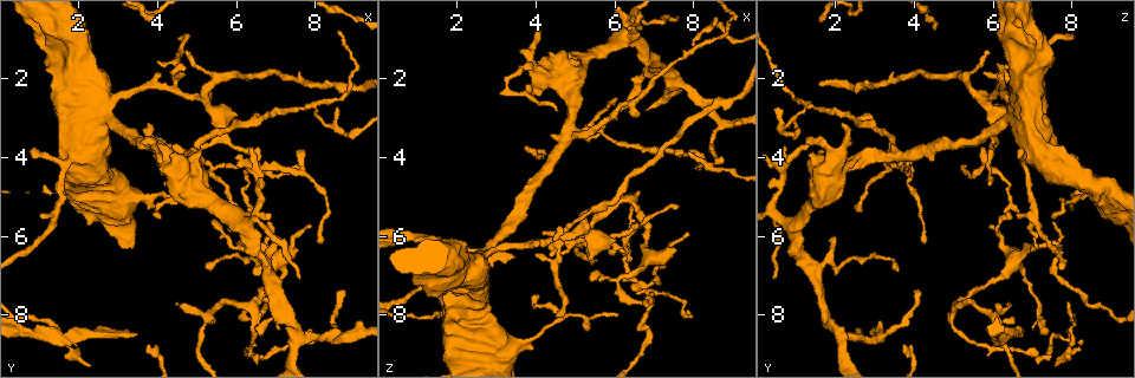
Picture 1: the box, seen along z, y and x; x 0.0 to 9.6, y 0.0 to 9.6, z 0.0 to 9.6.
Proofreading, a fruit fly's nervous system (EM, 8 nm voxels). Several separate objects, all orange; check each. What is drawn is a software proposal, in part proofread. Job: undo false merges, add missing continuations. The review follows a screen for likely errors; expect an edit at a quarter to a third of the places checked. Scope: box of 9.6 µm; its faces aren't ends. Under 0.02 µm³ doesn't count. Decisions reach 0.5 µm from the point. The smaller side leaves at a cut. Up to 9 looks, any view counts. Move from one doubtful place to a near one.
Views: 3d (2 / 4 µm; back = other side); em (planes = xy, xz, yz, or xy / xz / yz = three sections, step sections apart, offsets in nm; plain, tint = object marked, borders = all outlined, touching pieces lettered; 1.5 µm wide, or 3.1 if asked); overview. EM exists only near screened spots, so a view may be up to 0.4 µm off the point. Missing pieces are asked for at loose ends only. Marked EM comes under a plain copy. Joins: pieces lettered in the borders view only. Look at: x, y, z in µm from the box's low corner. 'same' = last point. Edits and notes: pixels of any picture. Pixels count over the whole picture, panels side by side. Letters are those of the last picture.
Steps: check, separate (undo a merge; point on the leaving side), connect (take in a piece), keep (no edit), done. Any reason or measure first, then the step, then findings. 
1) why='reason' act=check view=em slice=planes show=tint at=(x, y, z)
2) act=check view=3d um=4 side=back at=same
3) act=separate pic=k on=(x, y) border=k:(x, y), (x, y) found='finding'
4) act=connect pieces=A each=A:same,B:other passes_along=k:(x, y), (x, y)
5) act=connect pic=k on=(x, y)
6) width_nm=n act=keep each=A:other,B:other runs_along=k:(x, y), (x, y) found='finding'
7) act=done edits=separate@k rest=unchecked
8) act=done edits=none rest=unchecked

why='sudden change in width' act=check view=3d um=4 at=(1.80, 4.00, 6.95)

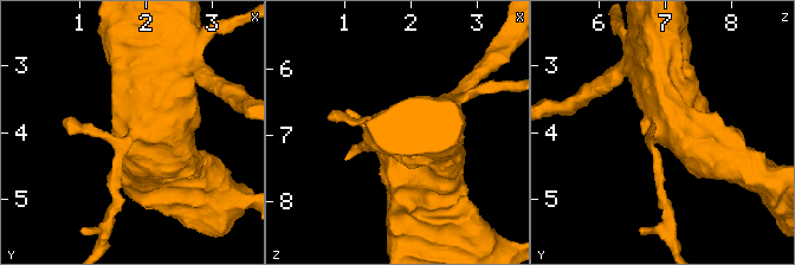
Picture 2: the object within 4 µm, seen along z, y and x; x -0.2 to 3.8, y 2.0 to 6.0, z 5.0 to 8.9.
act=check view=em slice=planes show=borders at=(1.85, 3.95, 6.90)

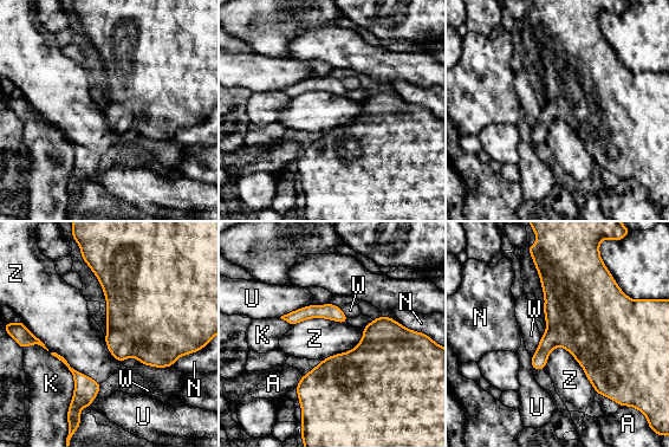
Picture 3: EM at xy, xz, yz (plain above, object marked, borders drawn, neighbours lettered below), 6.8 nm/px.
width_nm=400 act=keep each=A:other,K:other,N:other,U:other,W:other,Z:other runs_along=3:(286, 317), (335, 312), (344, 319) found='one neuron here'

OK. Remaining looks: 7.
why='free end' act=check view=em slice=planes show=borders at=(5.35, 5.60, 7.10)

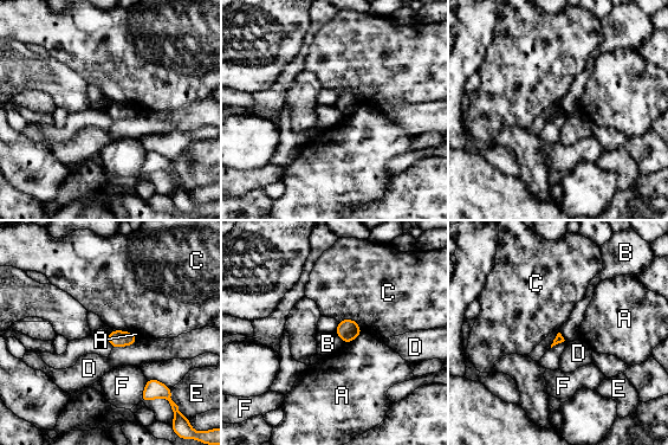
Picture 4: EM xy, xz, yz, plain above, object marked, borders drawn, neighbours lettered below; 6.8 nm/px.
act=keep each=A:other,B:other,C:other,D:other,E:other,F:other border=4:(335, 331), (344, 343) found='none of them fits'

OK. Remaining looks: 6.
act=check view=em slice=yz step=8 show=borders at=(3.40, 8.45, 6.50)

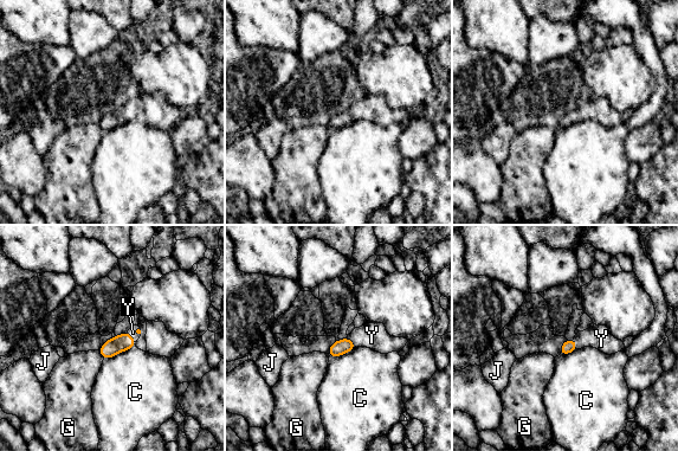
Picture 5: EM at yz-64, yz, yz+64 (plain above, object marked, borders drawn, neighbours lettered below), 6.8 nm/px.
act=check view=em slice=planes show=borders at=same

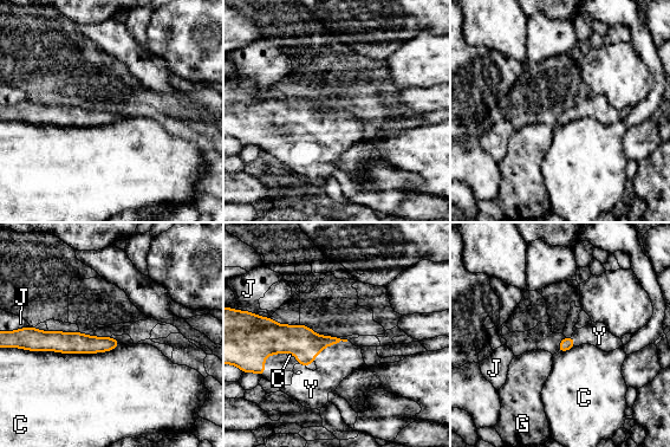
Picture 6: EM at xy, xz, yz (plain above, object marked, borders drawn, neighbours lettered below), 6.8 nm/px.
act=connect pieces=Y each=C:other,G:other,J:other,Y:same passes_along=6:(299, 339), (329, 345), (336, 362) found='the neuron continues'

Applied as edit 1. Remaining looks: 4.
why='see it whole again' act=check view=overview

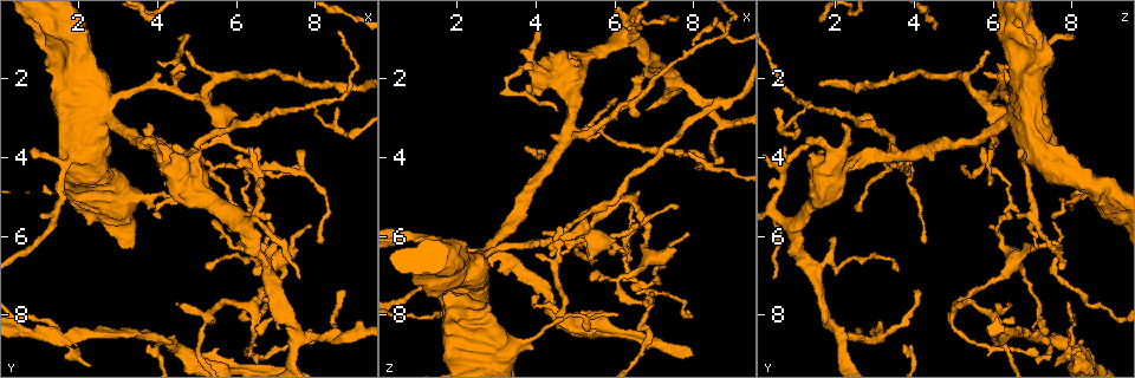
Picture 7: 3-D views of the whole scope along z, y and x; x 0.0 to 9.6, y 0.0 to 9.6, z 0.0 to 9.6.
why='thin end' act=check view=3d um=4 side=back at=(6.35, 3.75, 0.70)

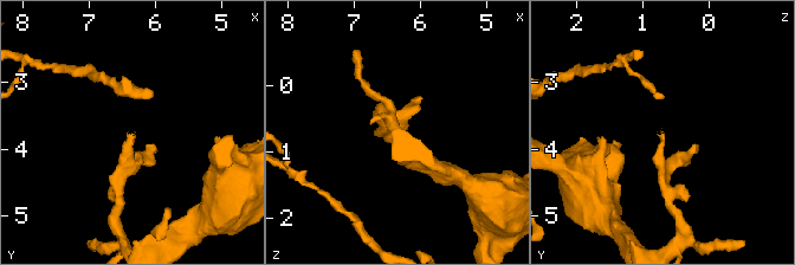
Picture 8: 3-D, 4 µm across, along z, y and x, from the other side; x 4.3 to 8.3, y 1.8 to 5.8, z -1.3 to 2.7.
why='shape alone is not enough' act=check view=em slice=planes show=borders at=(6.35, 3.75, 0.65)

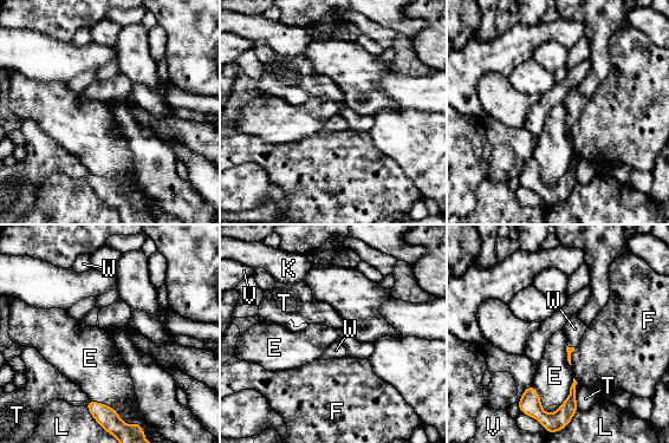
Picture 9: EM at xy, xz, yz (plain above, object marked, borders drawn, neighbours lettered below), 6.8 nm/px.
act=connect pieces=W each=E:other,F:other,K:other,L:other,T:other,V:other,W:same passes_along=9:(569, 350), (571, 347), (575, 329) found='it goes on there'

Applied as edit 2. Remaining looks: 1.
act=done edits=connect@6,connect@9 rest=unchecked

